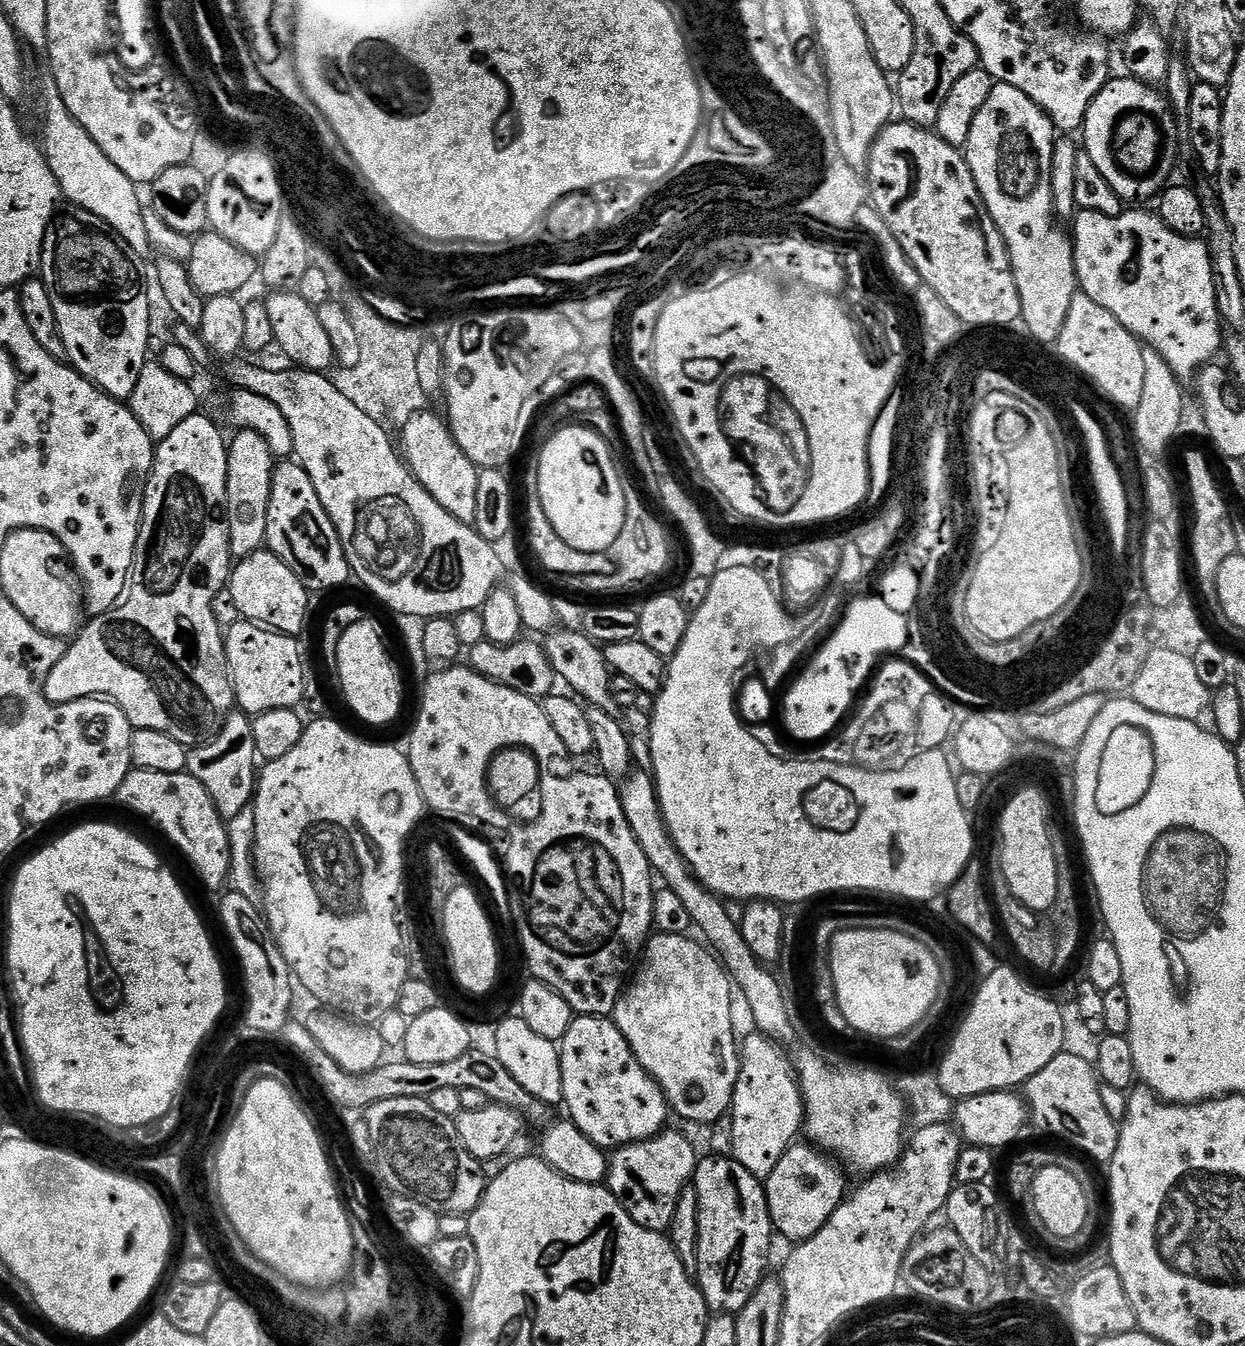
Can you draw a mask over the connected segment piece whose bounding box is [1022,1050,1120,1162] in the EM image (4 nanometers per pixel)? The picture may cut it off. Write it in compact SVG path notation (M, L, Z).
M1067 1050L1059 1052L1038 1074L1034 1074L1022 1085L1022 1095L1028 1105L1033 1121L1045 1124L1056 1136L1069 1140L1076 1148L1085 1152L1085 1157L1111 1162L1114 1150L1118 1150L1120 1124L1110 1118L1106 1102L1102 1102L1102 1085L1096 1069L1090 1062L1070 1054Z

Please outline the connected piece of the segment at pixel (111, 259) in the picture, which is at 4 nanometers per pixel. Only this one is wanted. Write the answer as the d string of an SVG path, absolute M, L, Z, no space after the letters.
M81 208L68 211L72 212L61 211L48 227L38 276L43 280L46 290L50 290L50 302L58 318L62 342L66 346L67 363L108 396L128 402L141 377L144 364L150 360L150 306L147 305L142 268L137 257L128 251L119 236L97 216Z

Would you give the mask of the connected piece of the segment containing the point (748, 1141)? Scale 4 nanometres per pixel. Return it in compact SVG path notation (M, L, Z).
M761 1032L749 1033L740 1046L740 1072L732 1094L733 1118L731 1155L762 1182L774 1174L782 1154L797 1143L804 1128L804 1099L793 1061L788 1060L775 1039Z

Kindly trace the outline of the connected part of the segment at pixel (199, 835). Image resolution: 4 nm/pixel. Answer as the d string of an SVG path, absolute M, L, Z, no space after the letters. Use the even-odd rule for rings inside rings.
M133 768L126 774L122 786L116 791L114 800L122 807L145 816L150 823L157 824L164 831L165 838L192 863L193 870L200 875L200 880L206 887L223 889L227 885L230 874L228 825L218 814L214 800L210 798L210 794L206 794L206 788L202 786L202 782L198 782L198 778L194 778L187 770L178 774L158 774L154 770Z

